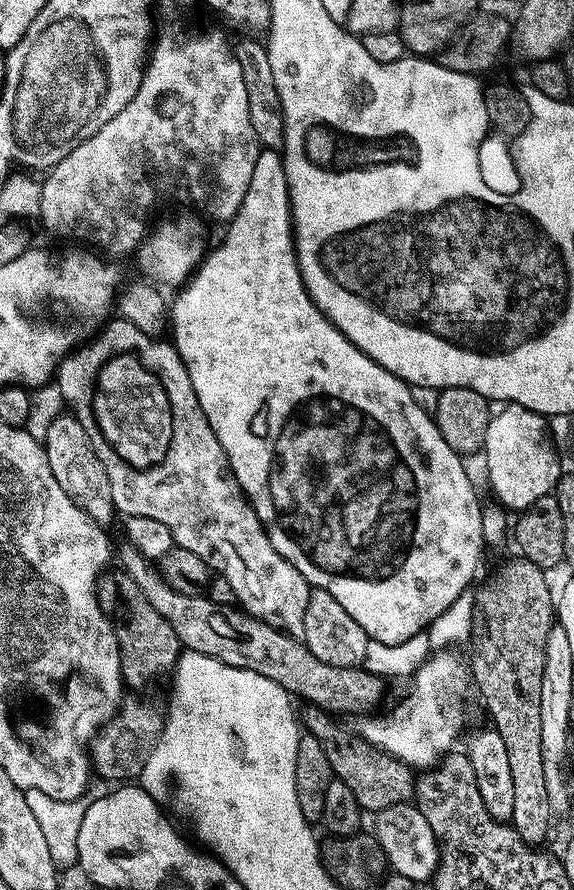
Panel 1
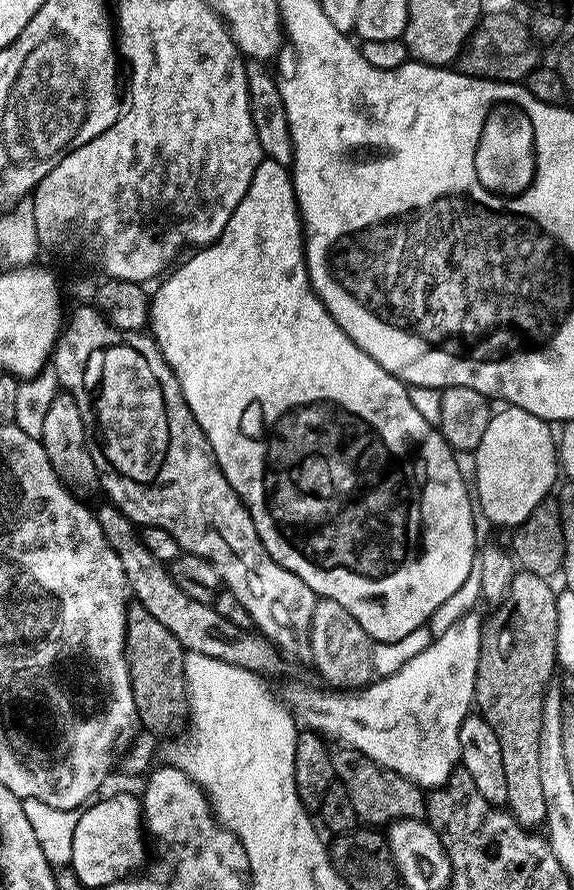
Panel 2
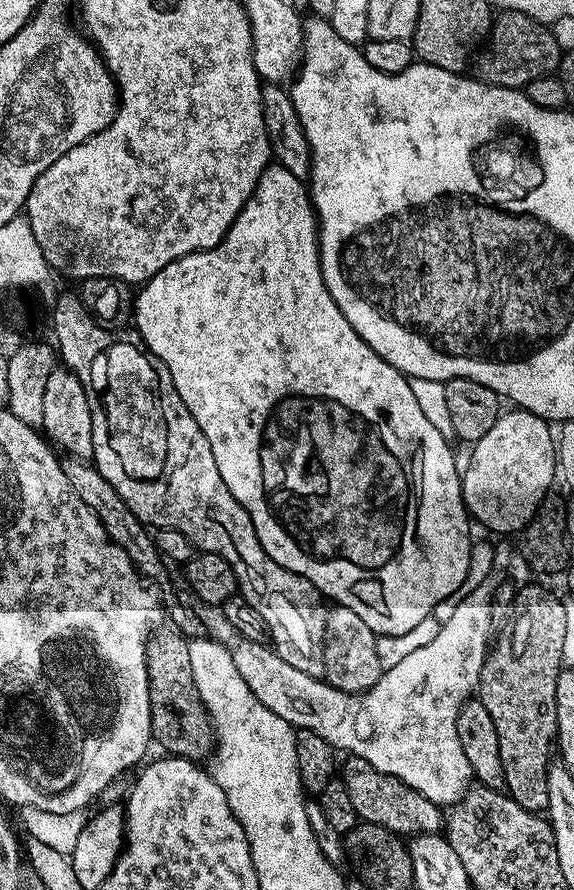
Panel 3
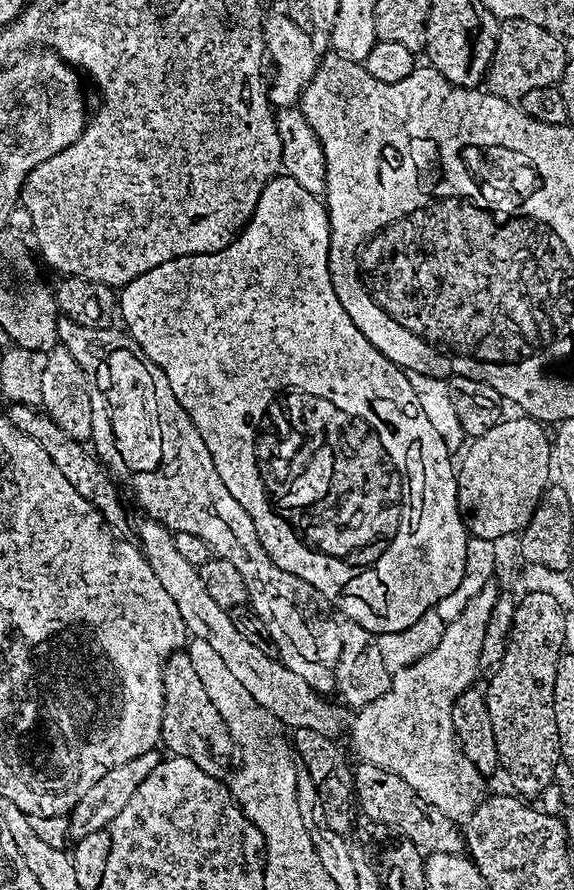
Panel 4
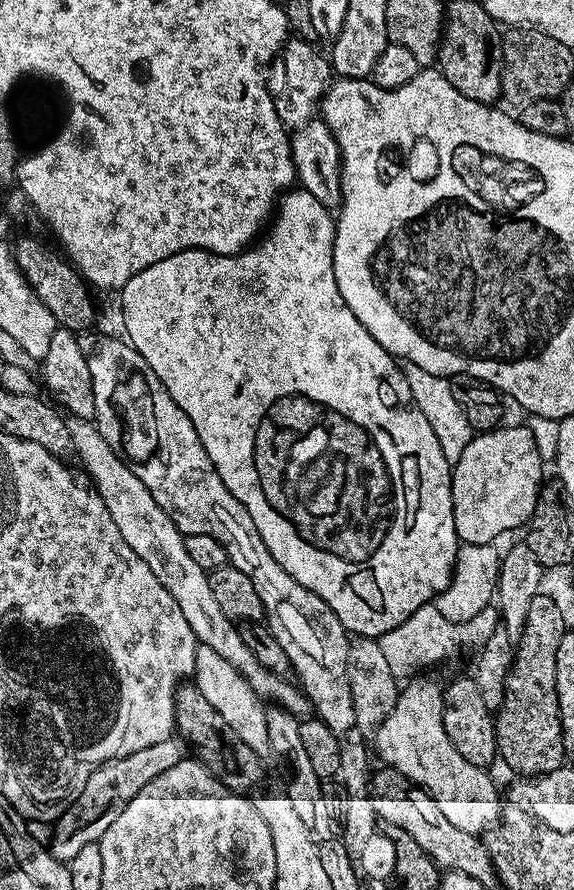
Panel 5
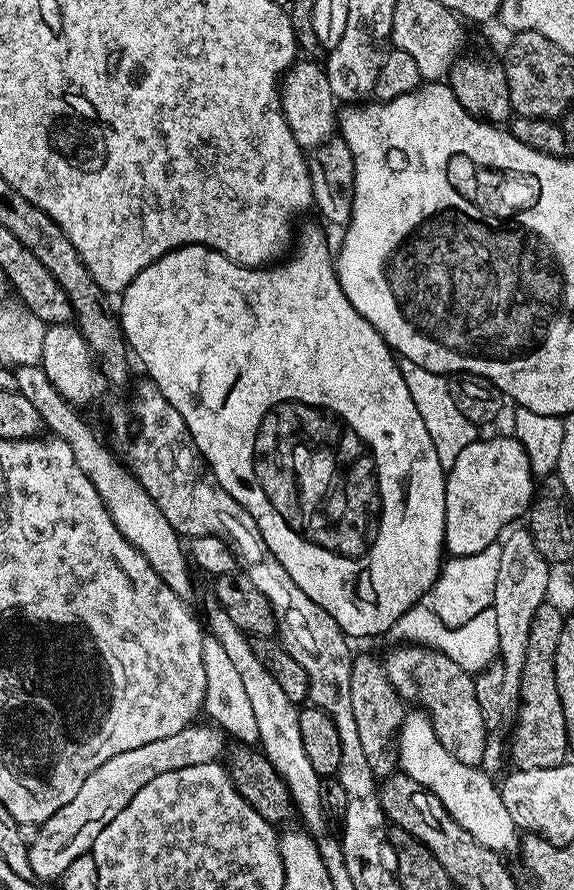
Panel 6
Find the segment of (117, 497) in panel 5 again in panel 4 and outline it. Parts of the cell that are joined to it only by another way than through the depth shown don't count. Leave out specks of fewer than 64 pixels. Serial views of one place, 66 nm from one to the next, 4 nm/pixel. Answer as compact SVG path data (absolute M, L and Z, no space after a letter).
M141 519L136 532L140 535L138 547L140 553L150 562L150 570L154 570L158 582L166 589L166 594L174 598L174 606L178 606L178 614L182 614L182 622L188 627L195 639L206 642L222 662L226 662L226 670L238 678L238 683L262 706L274 719L279 720L285 729L318 730L318 734L339 737L344 724L340 721L340 712L331 704L327 695L315 692L314 689L294 670L284 665L283 659L267 656L252 645L244 635L238 634L238 626L234 626L229 609L218 606L210 594L206 594L206 586L202 586L200 569L186 562L178 550L176 537L168 527L157 520Z

